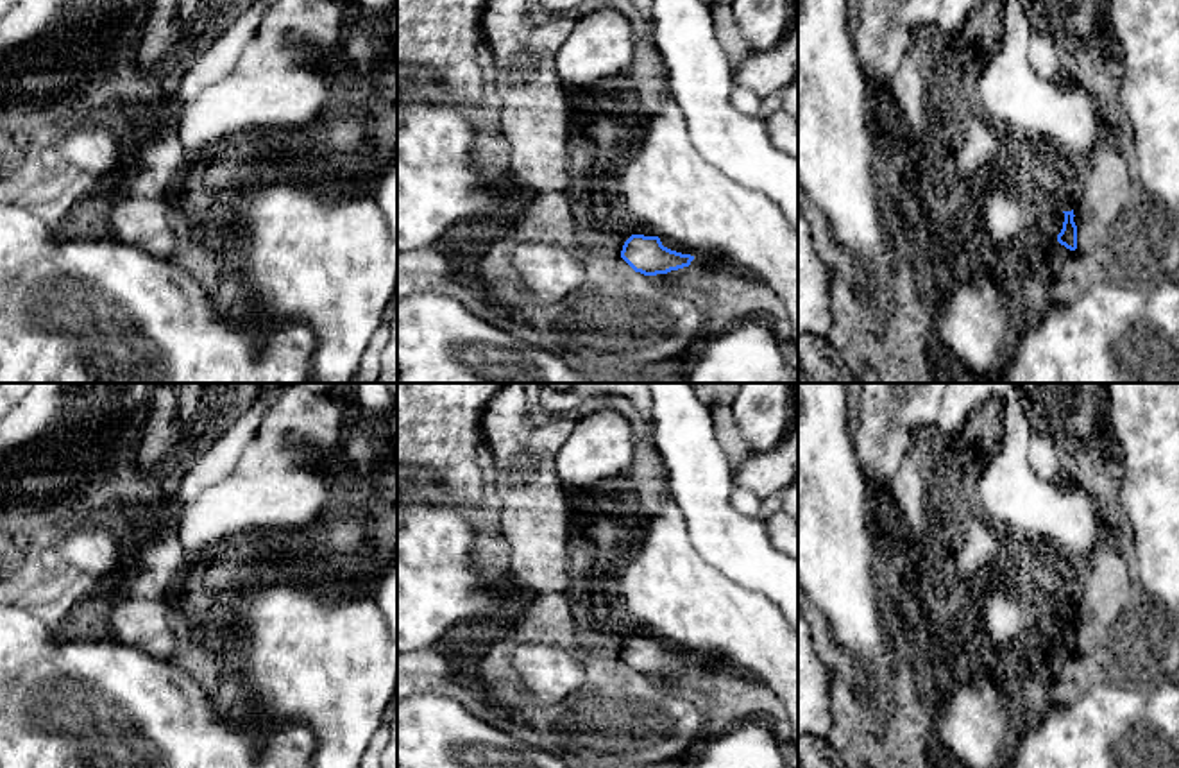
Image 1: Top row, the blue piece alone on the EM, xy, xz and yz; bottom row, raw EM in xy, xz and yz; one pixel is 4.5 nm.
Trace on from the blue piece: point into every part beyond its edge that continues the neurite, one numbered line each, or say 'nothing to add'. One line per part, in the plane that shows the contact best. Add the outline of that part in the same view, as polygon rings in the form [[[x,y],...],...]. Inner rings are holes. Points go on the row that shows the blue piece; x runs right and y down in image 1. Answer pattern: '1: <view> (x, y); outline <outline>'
nothing to add

